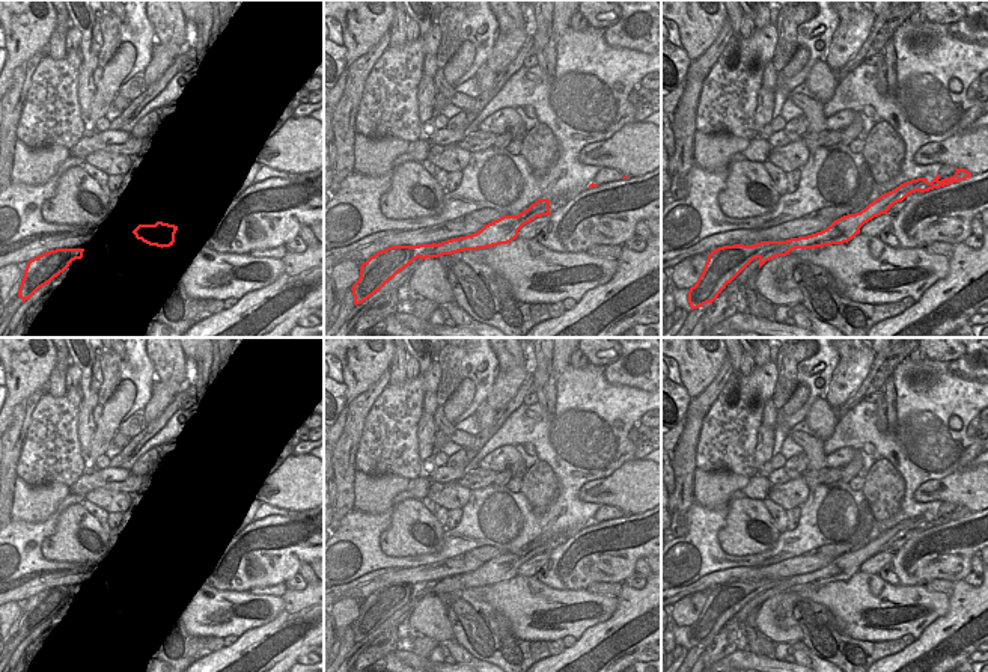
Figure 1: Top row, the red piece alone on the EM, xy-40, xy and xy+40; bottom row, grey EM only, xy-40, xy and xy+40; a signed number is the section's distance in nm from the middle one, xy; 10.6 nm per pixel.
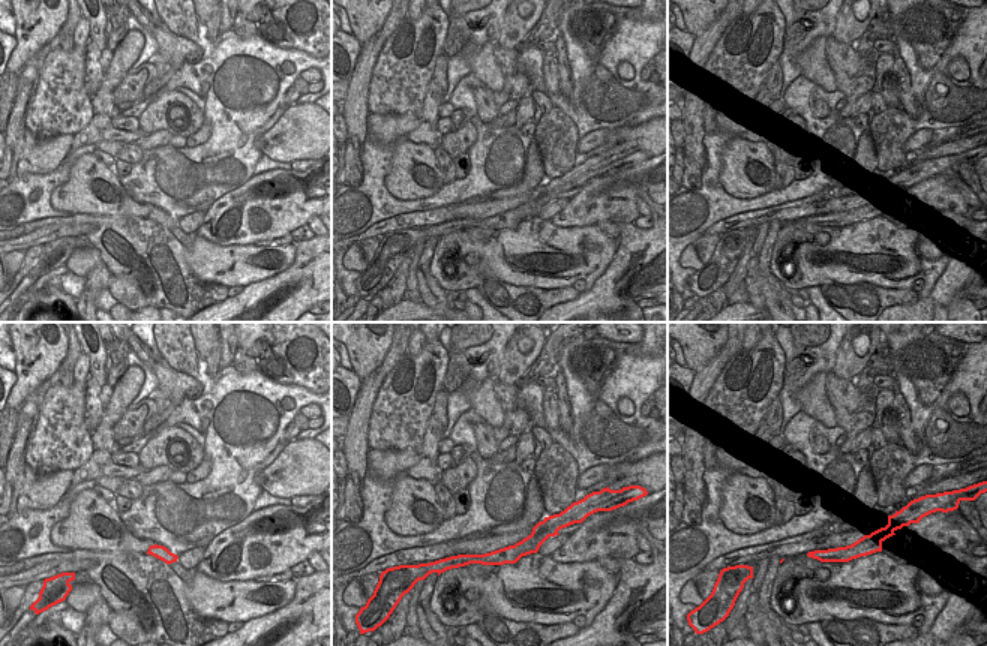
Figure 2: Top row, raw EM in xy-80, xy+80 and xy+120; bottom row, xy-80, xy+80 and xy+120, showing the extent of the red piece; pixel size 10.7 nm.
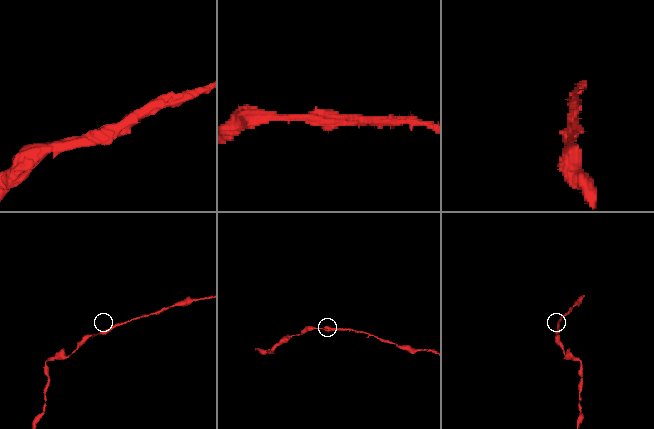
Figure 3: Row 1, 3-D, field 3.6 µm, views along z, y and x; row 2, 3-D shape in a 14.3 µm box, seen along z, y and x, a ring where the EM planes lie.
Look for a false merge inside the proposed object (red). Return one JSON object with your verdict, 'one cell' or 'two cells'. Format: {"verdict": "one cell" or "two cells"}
{"verdict": "one cell"}

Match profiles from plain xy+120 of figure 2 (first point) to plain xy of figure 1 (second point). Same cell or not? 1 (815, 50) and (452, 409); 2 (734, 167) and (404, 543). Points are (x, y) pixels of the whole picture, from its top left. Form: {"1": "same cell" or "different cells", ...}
{"1": "different cells", "2": "same cell"}

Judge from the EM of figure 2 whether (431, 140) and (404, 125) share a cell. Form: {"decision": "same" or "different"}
{"decision": "different"}

